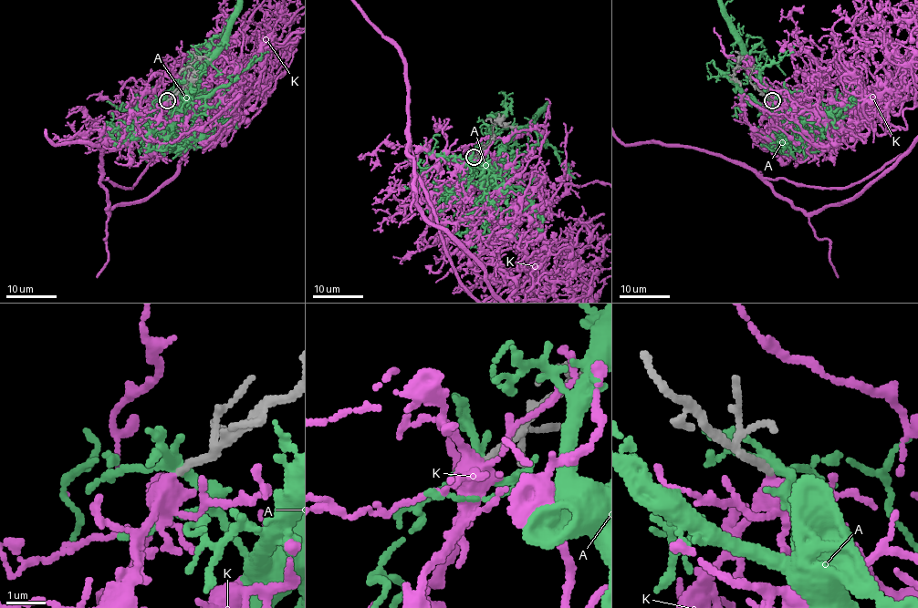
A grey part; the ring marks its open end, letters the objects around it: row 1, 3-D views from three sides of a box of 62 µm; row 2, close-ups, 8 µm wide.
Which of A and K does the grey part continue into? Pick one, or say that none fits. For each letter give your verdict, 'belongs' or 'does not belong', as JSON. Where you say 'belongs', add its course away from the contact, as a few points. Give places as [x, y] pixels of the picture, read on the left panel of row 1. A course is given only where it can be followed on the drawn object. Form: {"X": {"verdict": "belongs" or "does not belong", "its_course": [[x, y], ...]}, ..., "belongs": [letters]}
{"A": {"verdict": "does not belong"}, "K": {"verdict": "belongs"}, "belongs": ["K"]}

